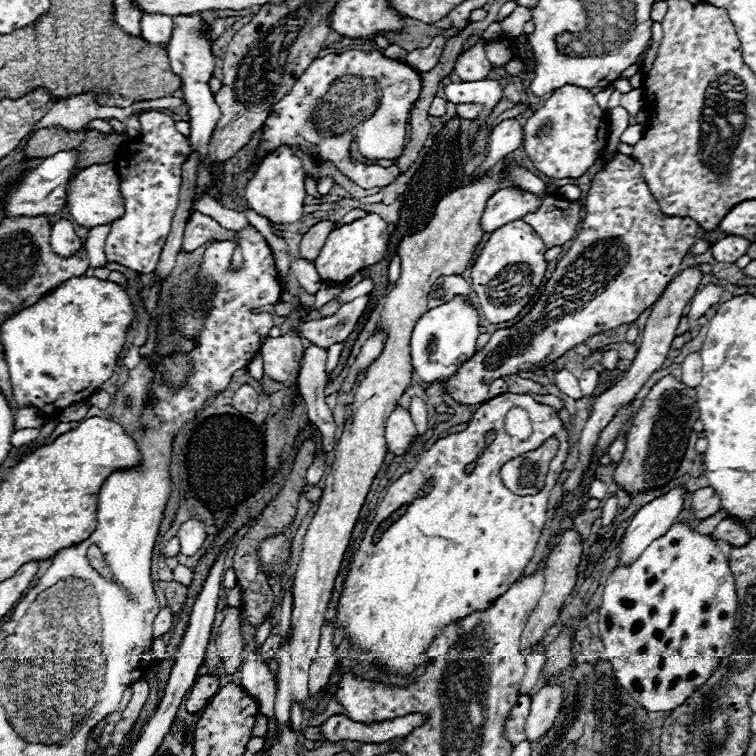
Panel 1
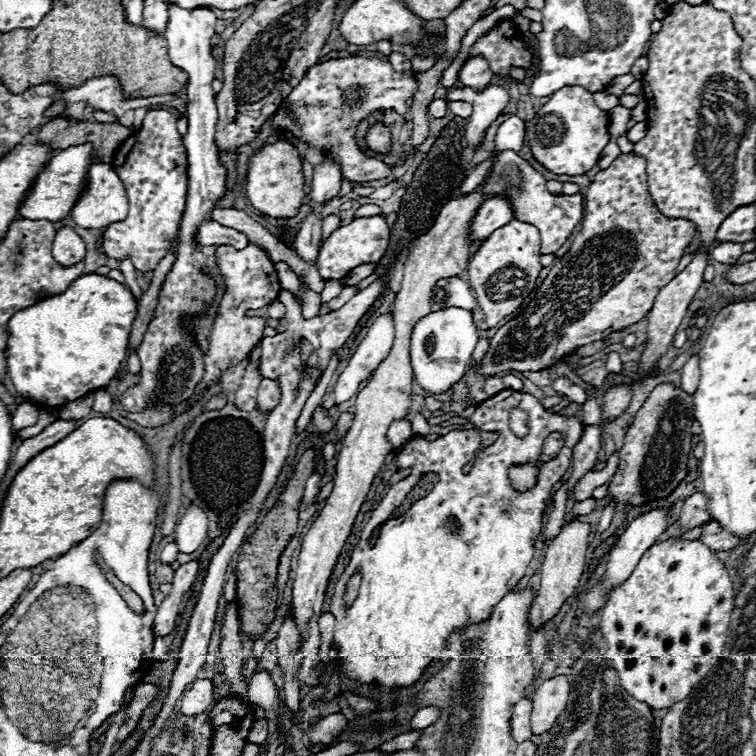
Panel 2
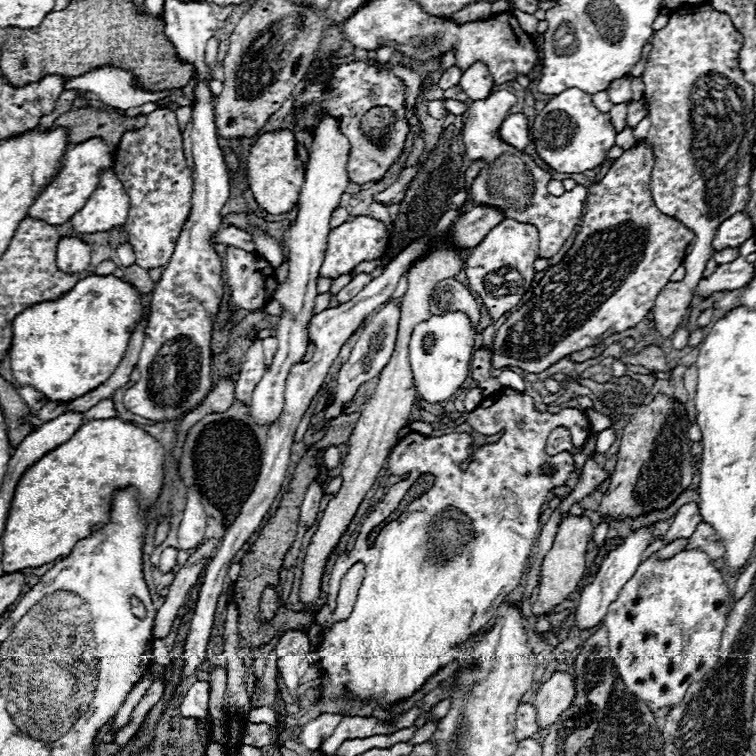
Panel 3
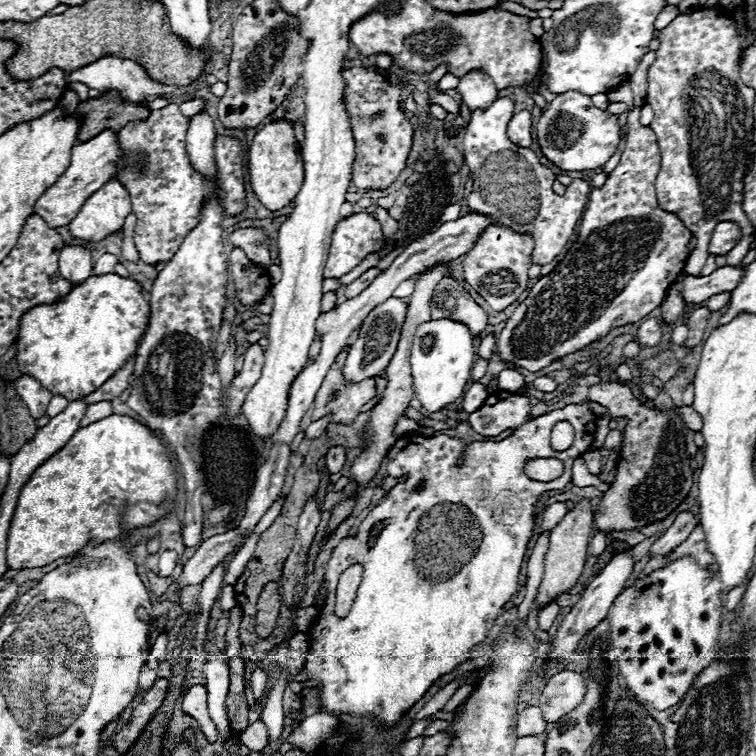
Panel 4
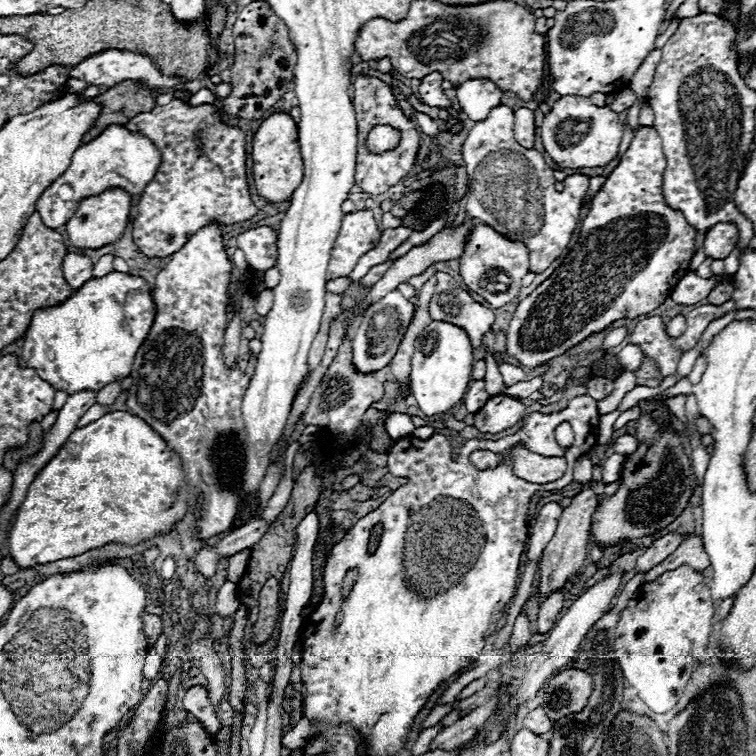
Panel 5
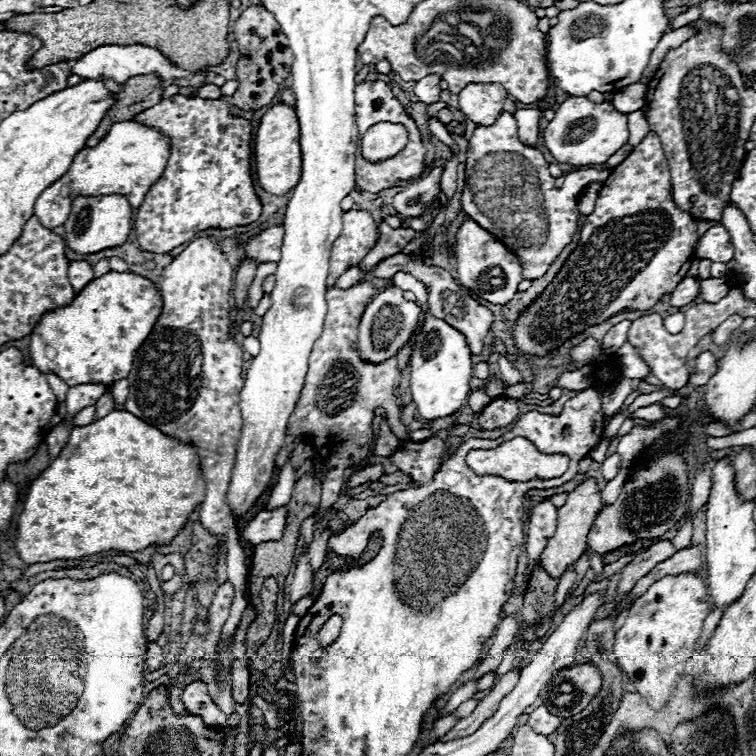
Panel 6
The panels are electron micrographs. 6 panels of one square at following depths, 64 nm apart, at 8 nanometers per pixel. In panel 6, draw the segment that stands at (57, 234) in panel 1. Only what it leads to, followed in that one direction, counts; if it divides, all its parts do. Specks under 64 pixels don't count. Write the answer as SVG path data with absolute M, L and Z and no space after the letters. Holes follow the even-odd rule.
M70 262L68 278L70 278L70 284L72 284L74 292L78 294L86 284L90 284L94 280L92 266L88 262Z

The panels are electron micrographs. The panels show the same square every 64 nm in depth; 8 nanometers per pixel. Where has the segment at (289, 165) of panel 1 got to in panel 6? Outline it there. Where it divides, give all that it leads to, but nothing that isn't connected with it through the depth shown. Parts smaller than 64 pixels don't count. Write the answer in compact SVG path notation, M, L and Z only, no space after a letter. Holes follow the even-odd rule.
M278 102L266 110L260 122L260 130L256 132L254 142L254 162L256 176L260 186L276 196L288 194L298 182L302 174L302 154L300 154L300 124L296 110L284 102Z

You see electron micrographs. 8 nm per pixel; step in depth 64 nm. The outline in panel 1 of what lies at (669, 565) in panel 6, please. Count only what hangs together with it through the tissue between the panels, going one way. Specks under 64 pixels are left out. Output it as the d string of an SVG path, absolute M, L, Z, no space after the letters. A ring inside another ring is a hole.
M722 520L710 536L712 540L722 540L730 546L744 546L748 542L748 528L736 524L734 520Z

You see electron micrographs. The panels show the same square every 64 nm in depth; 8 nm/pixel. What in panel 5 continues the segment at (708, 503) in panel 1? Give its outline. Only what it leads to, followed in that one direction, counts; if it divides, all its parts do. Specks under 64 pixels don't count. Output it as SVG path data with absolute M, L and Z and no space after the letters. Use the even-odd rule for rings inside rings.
M666 534L662 538L658 538L642 556L638 556L634 572L636 574L638 572L648 572L656 564L660 564L660 560L666 560L680 546L680 536L682 534Z

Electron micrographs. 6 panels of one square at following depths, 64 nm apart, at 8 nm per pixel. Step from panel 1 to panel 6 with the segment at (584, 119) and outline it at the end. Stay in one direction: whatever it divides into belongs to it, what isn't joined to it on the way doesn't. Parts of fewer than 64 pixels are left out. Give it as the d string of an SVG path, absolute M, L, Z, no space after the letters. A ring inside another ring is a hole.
M566 98L556 110L556 118L544 130L544 142L550 154L558 162L570 166L604 164L614 152L618 152L628 142L628 116L618 112L610 102L590 102L588 98Z

